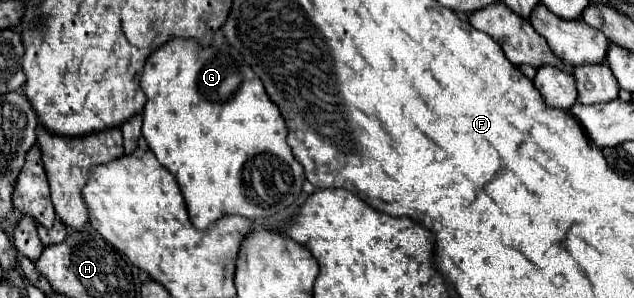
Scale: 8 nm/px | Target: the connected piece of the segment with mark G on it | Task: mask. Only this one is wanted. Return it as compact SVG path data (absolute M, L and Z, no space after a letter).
M171 39L149 57L141 87L147 95L143 137L157 161L175 175L195 229L207 229L223 215L241 215L253 221L283 217L299 199L305 175L287 145L287 125L279 107L265 93L261 79L237 49L221 45L217 51L215 47L201 47L195 39Z

